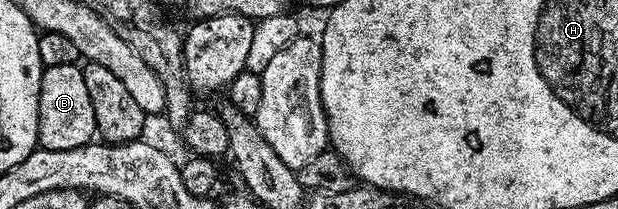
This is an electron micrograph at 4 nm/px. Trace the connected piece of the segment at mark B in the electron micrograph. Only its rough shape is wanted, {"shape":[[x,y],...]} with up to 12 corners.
{"shape":[[41,31],[39,147],[97,135],[78,46]]}

